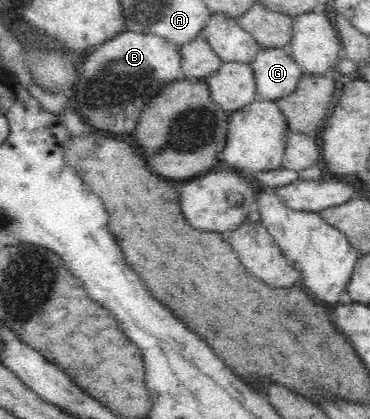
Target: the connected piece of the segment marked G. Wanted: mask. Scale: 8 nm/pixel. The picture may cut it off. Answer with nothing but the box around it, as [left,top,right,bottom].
[250,47,304,101]

